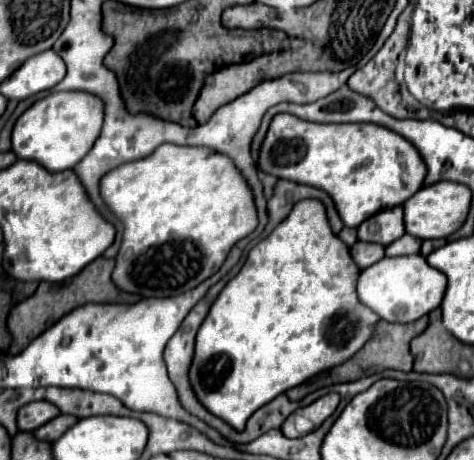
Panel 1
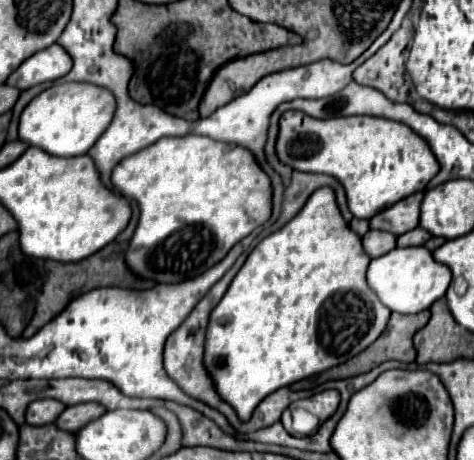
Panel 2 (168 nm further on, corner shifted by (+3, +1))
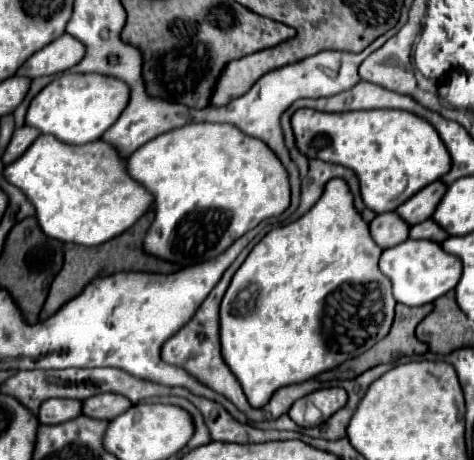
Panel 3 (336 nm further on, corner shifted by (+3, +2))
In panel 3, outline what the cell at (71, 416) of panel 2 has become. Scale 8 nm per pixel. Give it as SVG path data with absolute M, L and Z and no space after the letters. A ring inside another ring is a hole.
M98 394L96 398L88 398L84 402L84 414L100 420L114 420L118 414L124 414L132 402L122 398L120 394Z

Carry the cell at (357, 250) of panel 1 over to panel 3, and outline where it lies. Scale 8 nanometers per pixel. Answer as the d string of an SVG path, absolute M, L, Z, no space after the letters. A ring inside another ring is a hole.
M386 212L386 214L378 214L370 222L370 232L372 232L372 238L376 240L376 244L386 250L386 248L392 248L392 246L408 240L410 226L396 212Z

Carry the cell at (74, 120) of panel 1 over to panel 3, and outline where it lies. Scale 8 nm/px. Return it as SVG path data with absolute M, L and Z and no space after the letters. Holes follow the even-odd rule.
M62 74L52 80L32 102L26 114L26 124L44 134L52 134L66 144L88 144L98 140L108 126L116 122L128 106L130 86L120 78L104 74Z

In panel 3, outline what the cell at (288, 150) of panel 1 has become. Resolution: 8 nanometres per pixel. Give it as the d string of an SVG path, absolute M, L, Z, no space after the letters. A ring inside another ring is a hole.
M312 108L296 110L292 130L302 154L356 170L364 204L376 214L392 212L424 186L440 180L452 166L452 158L434 126L404 110L356 110L324 114Z

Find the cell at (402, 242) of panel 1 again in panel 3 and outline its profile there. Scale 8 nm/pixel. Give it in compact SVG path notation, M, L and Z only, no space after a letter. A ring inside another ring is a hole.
M432 218L424 220L416 226L410 228L410 238L426 238L426 240L434 240L434 242L444 242L448 238L446 230L440 228Z

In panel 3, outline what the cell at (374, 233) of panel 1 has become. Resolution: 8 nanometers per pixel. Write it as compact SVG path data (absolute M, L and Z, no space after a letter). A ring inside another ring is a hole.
M436 180L436 182L428 184L426 188L422 188L418 194L414 194L408 202L404 202L402 206L398 206L396 212L398 212L410 226L420 224L420 222L428 220L428 218L434 214L436 206L440 204L440 200L442 200L442 196L446 194L446 190L448 190L448 186L446 186L442 180Z

